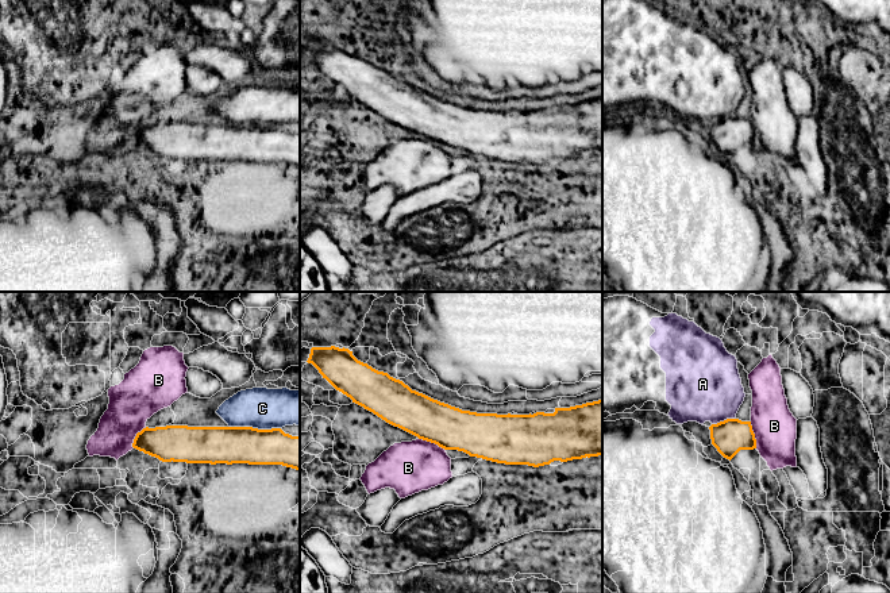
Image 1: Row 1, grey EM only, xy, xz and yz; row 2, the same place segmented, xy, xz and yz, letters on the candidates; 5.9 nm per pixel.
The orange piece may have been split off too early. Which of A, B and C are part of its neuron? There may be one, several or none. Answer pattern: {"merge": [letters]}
{"merge": []}

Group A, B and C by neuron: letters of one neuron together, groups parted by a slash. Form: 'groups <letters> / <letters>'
groups A C / B

